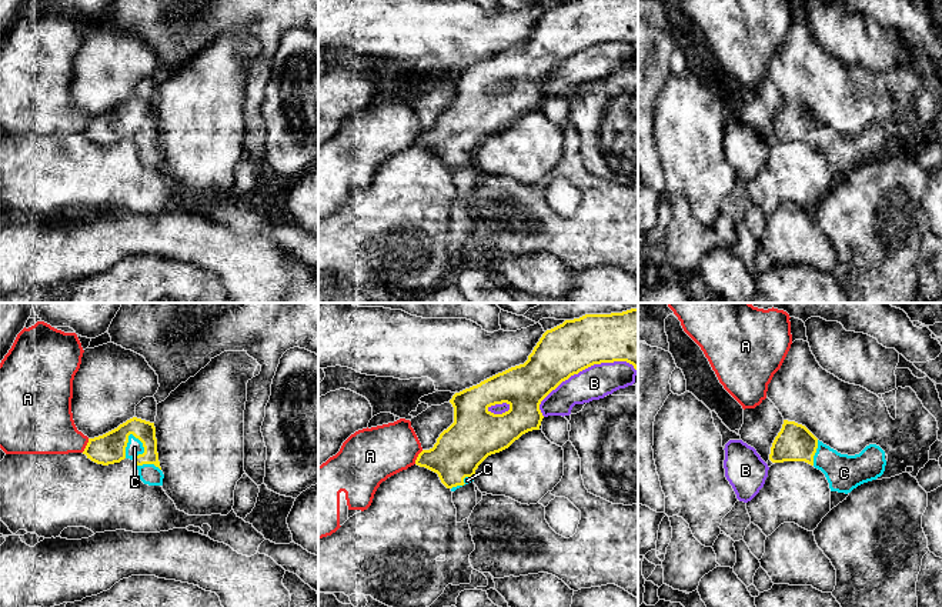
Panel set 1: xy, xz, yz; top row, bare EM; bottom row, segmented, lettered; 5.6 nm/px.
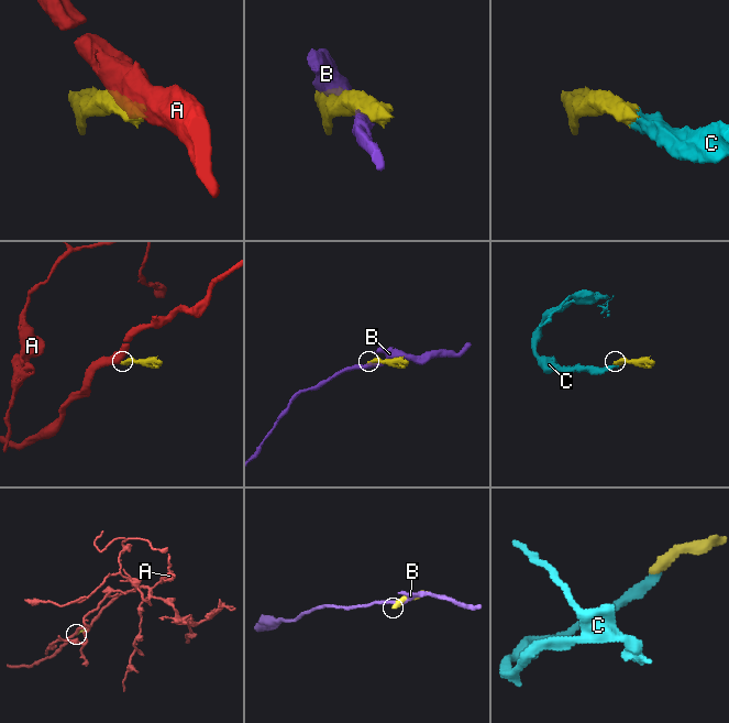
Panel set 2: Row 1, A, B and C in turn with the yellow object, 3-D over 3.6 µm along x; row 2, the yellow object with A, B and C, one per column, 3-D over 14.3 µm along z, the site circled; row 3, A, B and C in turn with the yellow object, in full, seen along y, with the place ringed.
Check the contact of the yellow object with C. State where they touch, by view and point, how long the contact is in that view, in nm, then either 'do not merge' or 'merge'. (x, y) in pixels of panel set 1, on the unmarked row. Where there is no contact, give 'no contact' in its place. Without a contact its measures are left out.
xy (126, 126) | 160 nm | merge

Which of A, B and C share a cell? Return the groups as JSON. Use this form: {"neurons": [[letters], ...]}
{"neurons": [["A"], ["B"], ["C"]]}

